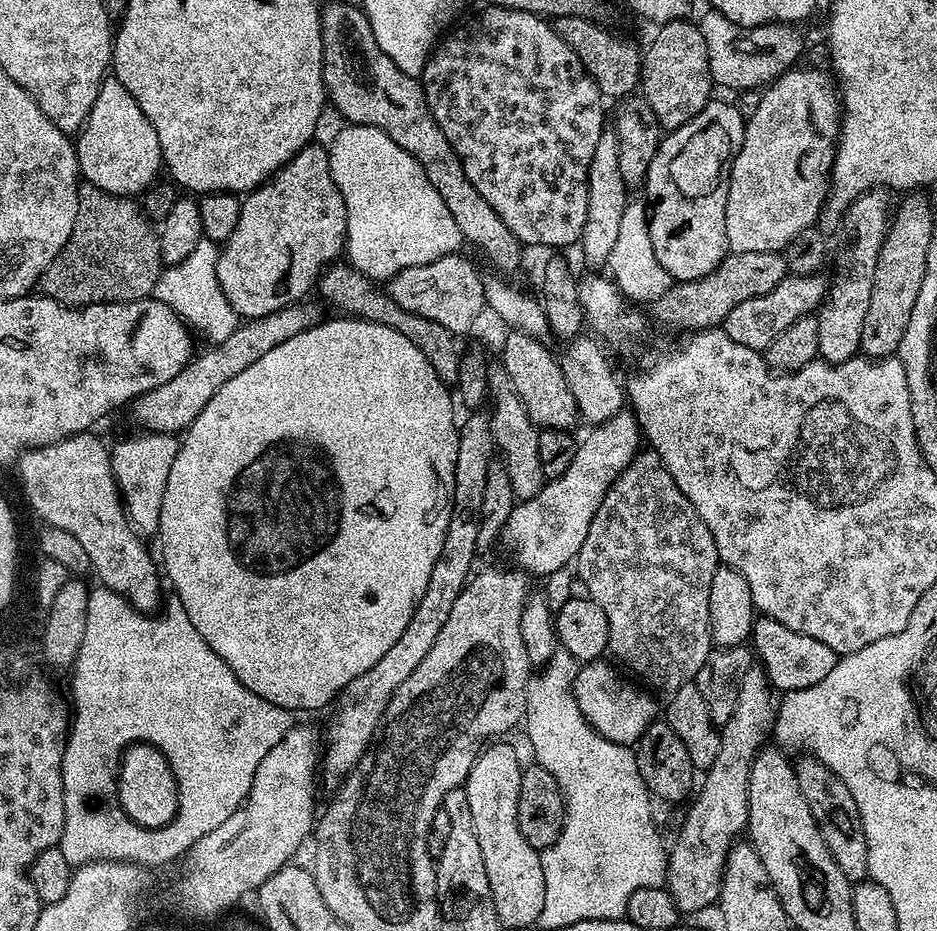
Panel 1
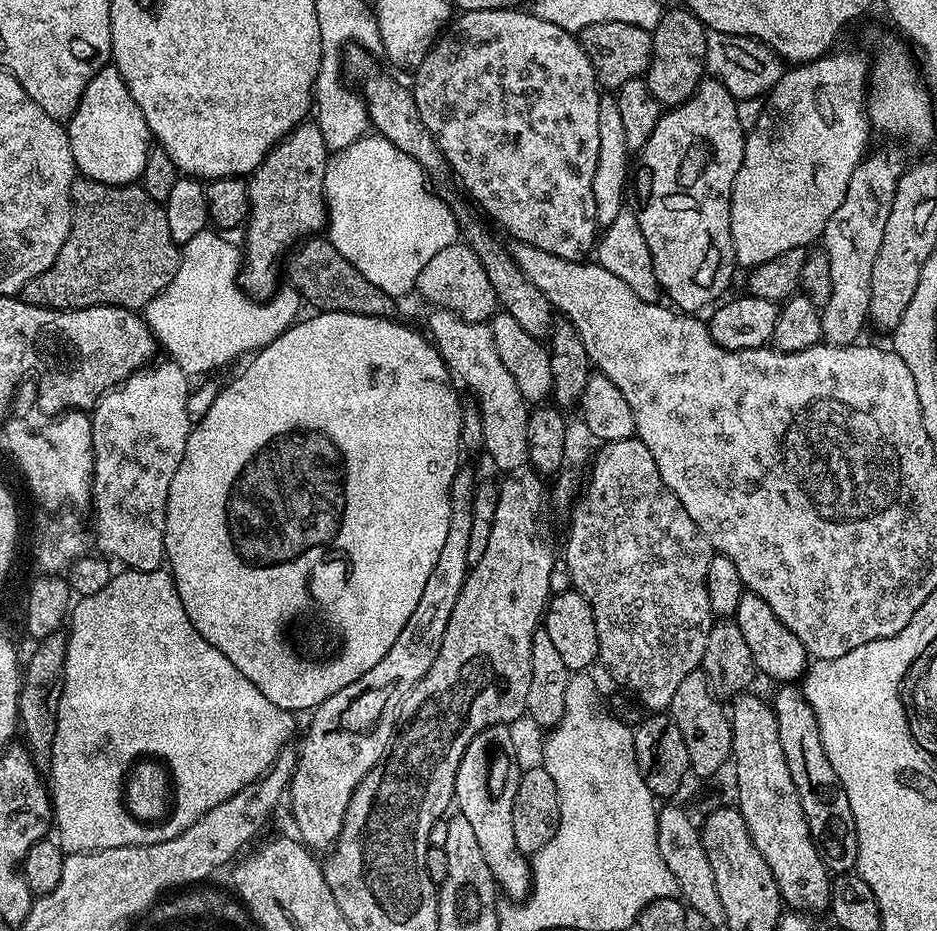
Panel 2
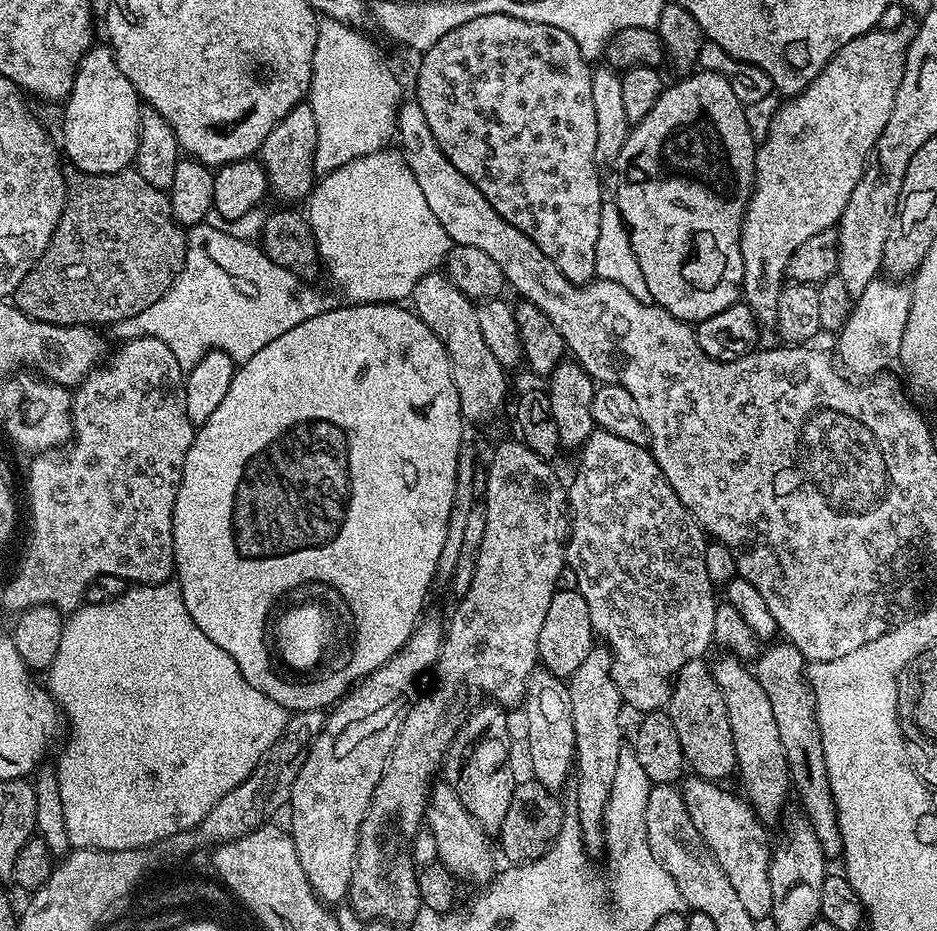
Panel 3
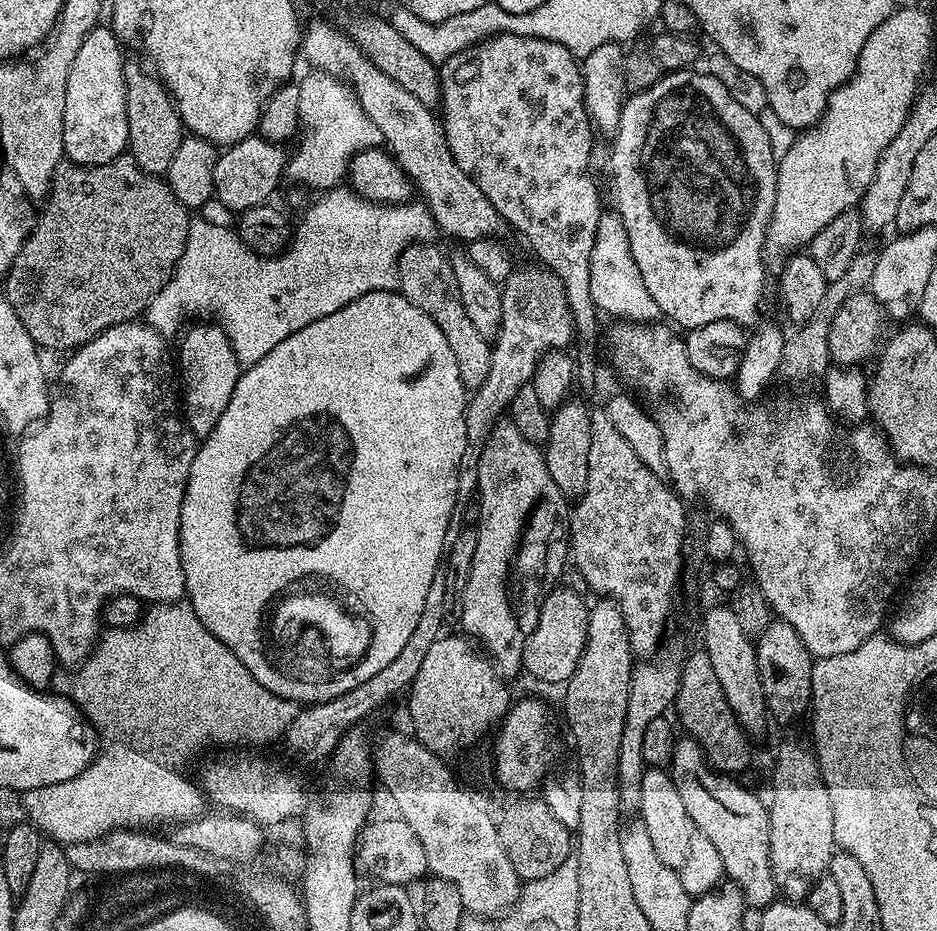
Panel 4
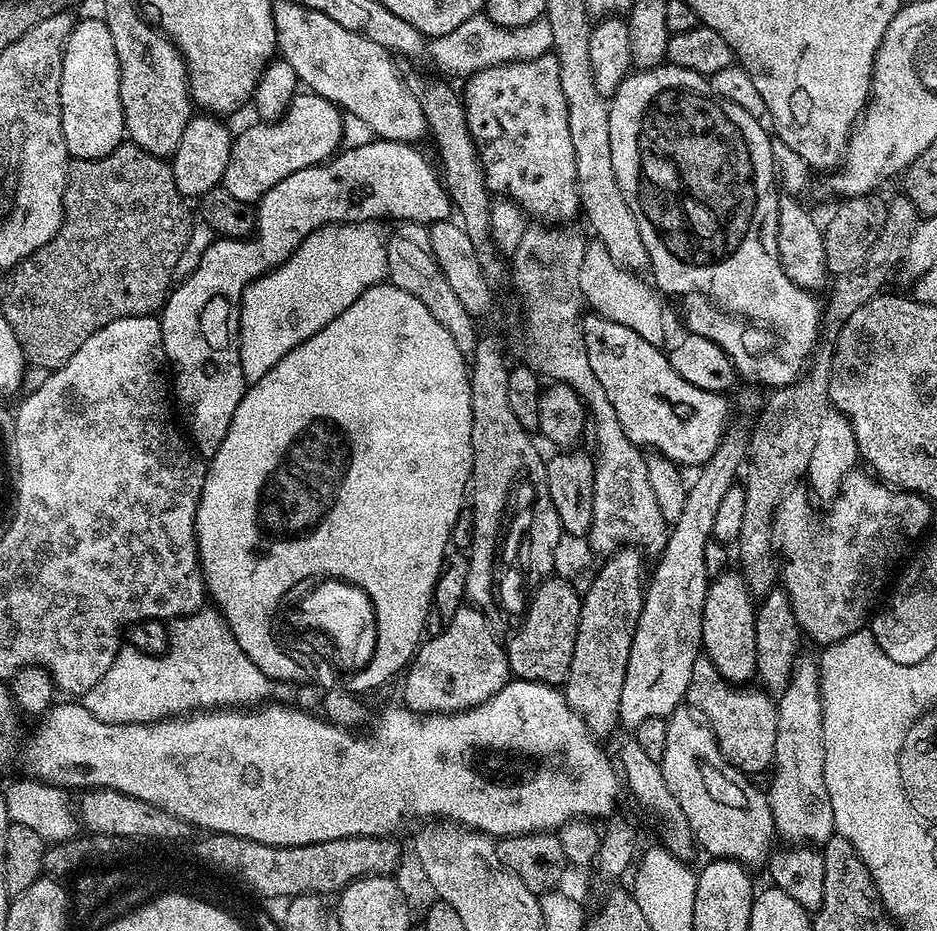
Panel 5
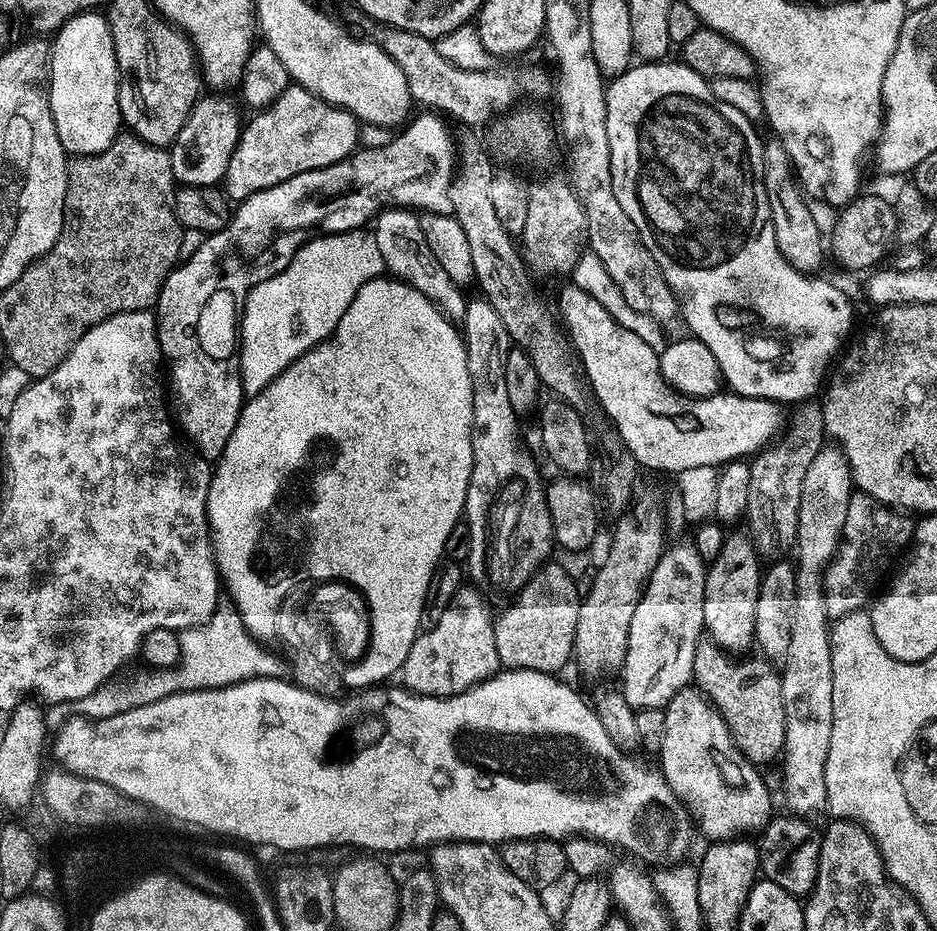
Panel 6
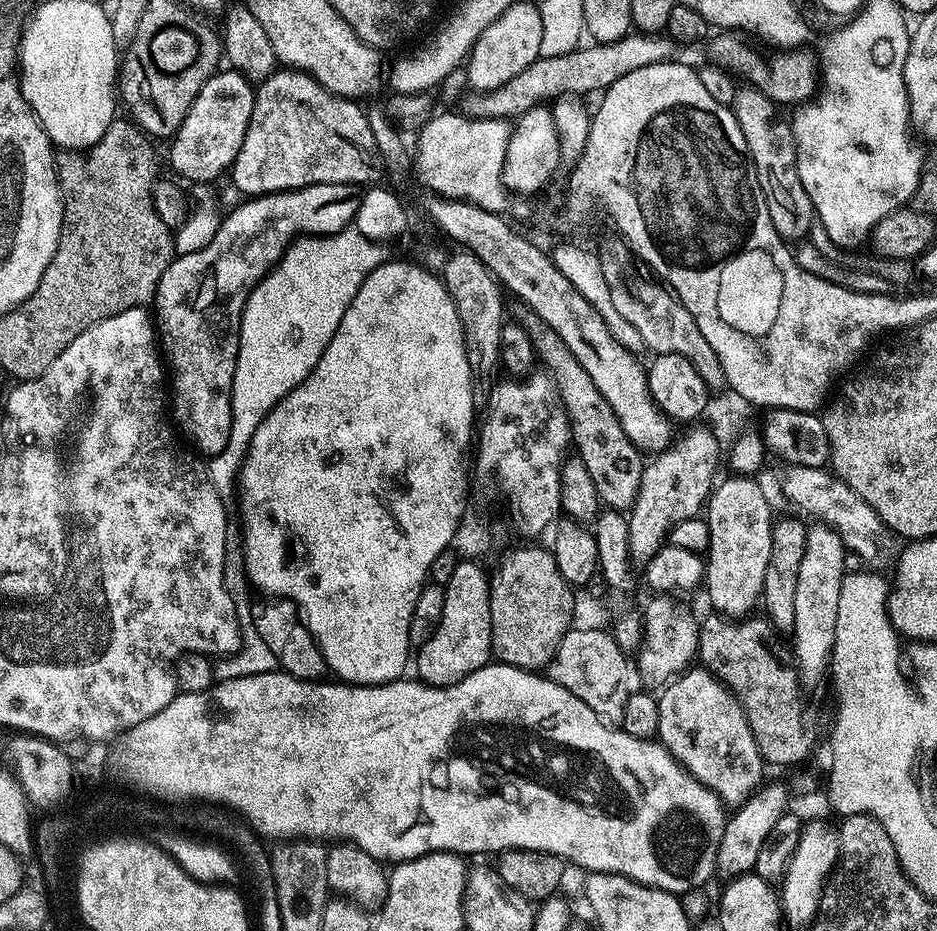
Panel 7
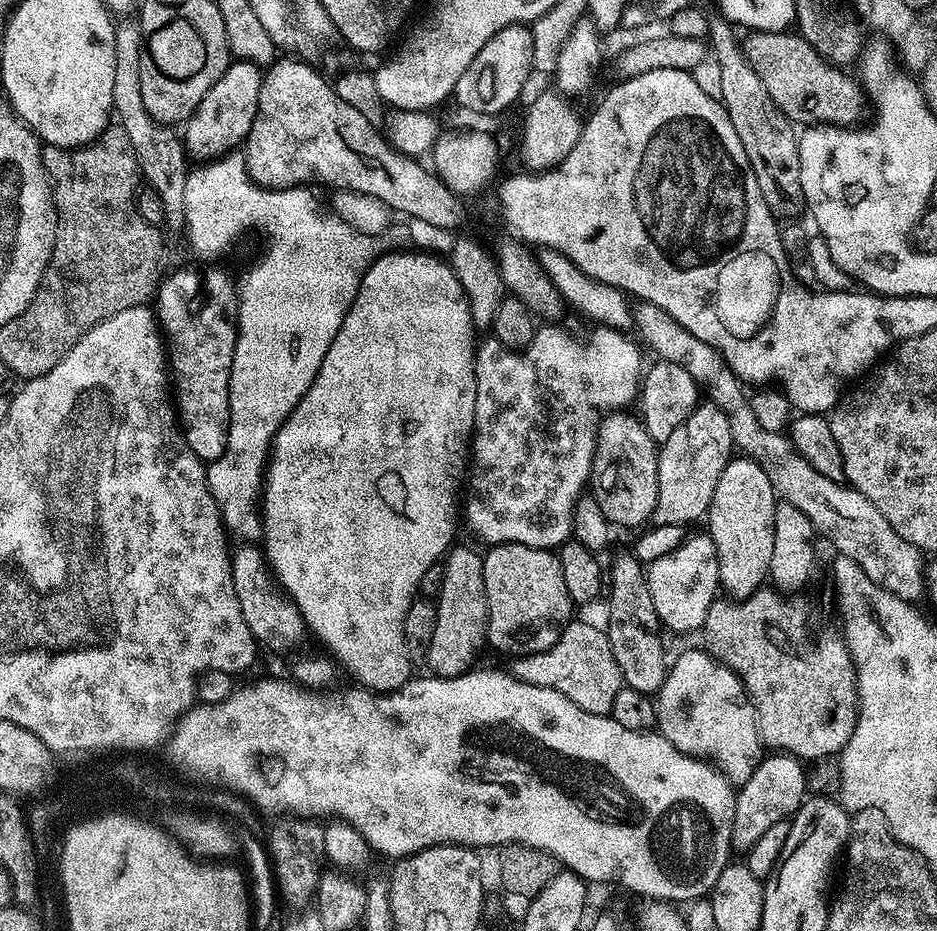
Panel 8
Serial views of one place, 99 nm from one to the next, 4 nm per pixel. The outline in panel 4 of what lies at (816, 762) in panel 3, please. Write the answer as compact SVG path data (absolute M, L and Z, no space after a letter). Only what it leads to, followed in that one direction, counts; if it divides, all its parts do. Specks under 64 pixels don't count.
M772 618L764 630L755 637L758 658L758 678L762 678L762 694L766 698L771 719L788 724L809 711L812 703L812 666L814 658L806 650L798 630L790 622Z

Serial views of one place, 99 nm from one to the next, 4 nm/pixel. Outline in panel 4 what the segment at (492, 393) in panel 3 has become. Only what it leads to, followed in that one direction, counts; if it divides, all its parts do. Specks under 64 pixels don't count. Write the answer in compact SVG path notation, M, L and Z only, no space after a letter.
M432 242L411 244L400 256L400 282L398 291L414 306L418 306L442 330L450 350L454 353L454 362L458 362L458 374L462 378L465 389L475 390L486 382L486 374L490 374L490 358L493 345L474 327L466 310L462 306L462 298L458 294L458 282L454 278L451 259L436 249Z

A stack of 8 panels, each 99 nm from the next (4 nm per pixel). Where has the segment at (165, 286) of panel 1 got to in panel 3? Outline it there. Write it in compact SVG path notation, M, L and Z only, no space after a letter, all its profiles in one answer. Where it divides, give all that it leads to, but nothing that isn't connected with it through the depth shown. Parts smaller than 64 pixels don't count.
M212 222L191 225L187 238L186 258L175 282L158 302L154 302L154 306L146 306L142 314L115 325L114 332L120 338L158 338L158 342L166 342L170 354L178 358L178 366L187 370L213 350L230 354L230 358L237 362L254 358L262 346L270 346L274 338L282 338L282 334L294 330L298 322L306 322L306 318L314 318L326 311L324 304L316 304L320 300L319 294L310 285L303 284L305 281L296 272L275 265L259 243L247 244L234 233L215 228Z

